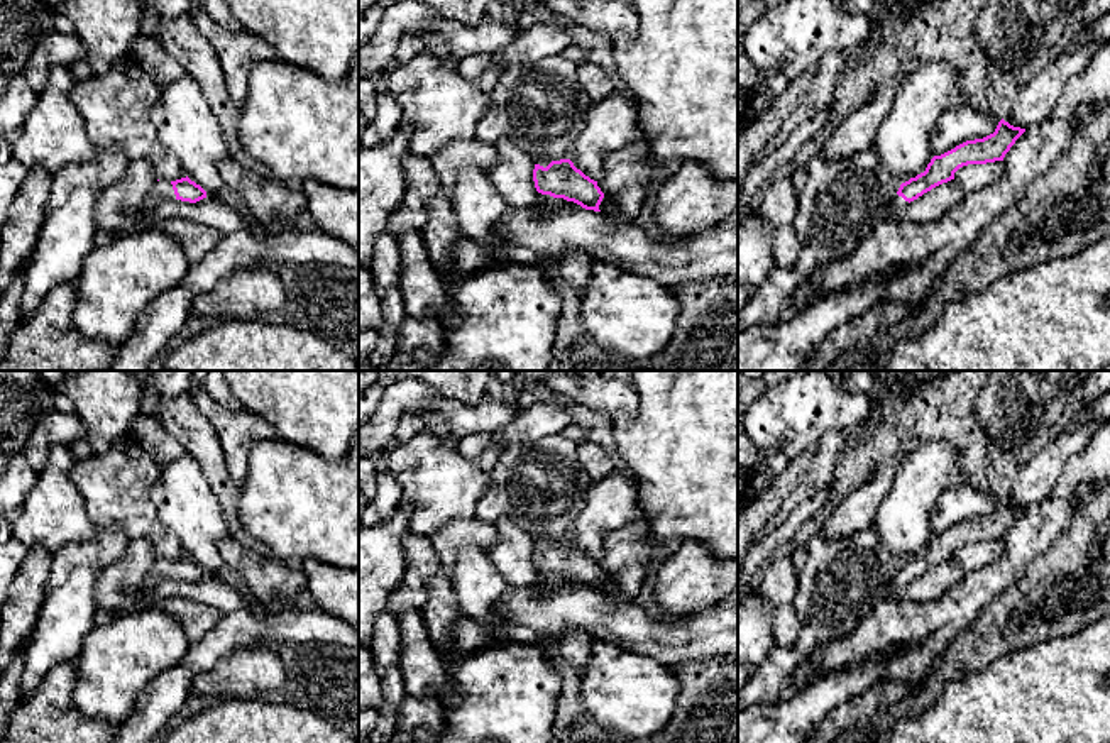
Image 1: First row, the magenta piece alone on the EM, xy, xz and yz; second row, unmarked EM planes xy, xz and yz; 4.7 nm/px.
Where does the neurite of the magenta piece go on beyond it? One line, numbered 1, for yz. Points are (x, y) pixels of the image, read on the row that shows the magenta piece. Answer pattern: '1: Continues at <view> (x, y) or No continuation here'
1: Continues at yz (897, 205)

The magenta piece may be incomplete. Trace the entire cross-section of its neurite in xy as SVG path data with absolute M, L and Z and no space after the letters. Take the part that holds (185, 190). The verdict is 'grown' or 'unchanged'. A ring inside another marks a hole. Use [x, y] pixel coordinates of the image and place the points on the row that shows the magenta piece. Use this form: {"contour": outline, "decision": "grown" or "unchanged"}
{"contour": "M188 176L176 181L159 179L146 196L140 208L144 213L151 213L161 200L196 203L203 198L206 198L206 191Z", "decision": "grown"}

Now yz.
{"contour": "M1002 118L993 134L983 139L966 140L941 156L934 156L924 173L900 184L897 196L885 208L882 222L900 218L910 201L954 179L954 173L959 168L1003 161L1005 154L1024 132L1025 129L1014 127Z", "decision": "grown"}

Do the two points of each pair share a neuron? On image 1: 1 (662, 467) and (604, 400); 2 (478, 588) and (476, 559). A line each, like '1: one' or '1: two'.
1: two
2: one

